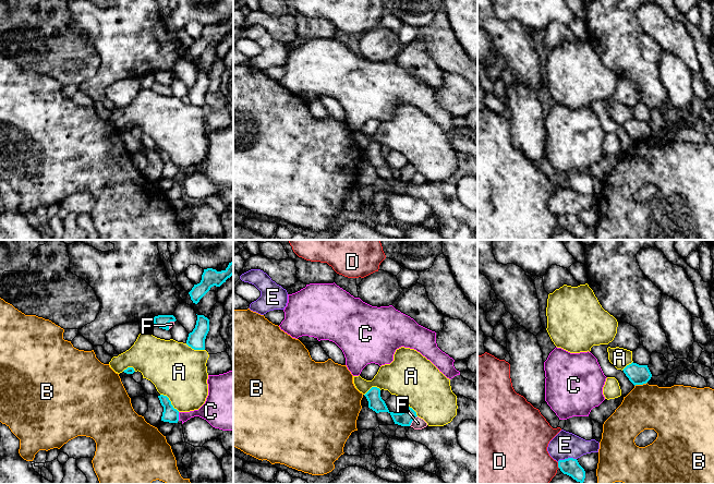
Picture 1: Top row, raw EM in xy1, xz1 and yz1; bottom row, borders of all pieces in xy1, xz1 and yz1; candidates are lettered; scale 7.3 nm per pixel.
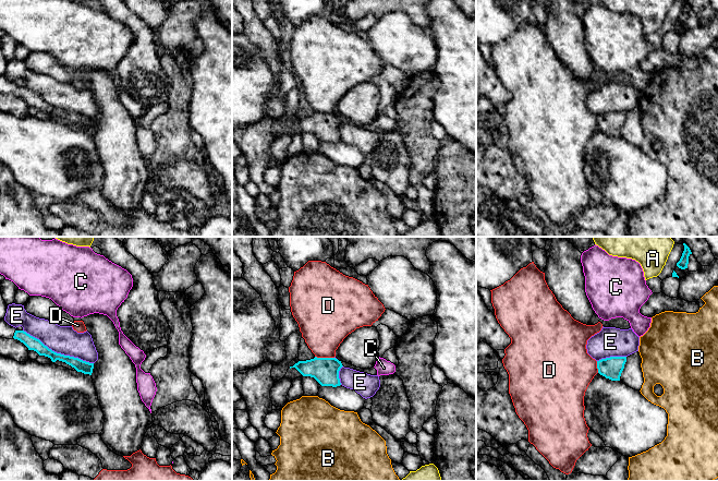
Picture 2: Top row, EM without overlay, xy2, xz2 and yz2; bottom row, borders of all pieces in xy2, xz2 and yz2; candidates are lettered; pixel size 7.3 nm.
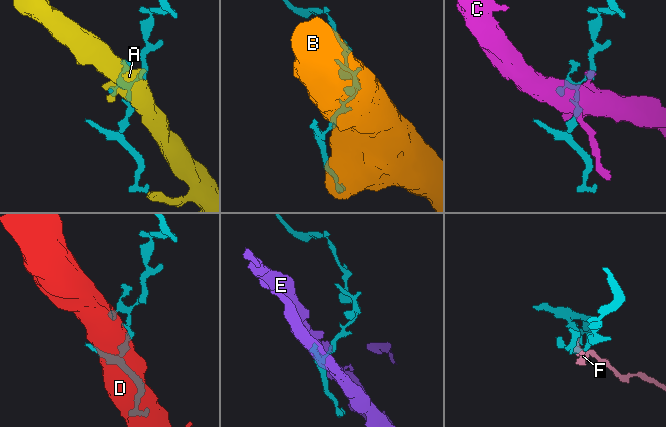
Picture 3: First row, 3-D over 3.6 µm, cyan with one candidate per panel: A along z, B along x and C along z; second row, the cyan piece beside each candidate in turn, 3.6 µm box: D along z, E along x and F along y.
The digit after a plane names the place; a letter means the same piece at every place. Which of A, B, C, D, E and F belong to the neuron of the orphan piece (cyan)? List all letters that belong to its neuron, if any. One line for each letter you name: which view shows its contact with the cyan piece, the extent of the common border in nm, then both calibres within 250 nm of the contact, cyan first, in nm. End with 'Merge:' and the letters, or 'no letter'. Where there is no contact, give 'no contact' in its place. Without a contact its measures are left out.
F: contact in xz1; length 100 nm; calibres 110 and 90 nm
Merge: F

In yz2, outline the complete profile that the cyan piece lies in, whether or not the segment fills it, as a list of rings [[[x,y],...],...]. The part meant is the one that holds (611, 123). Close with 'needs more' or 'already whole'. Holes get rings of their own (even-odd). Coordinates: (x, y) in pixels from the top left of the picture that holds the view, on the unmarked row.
[[[610,112],[597,117],[598,129],[611,136],[620,136],[626,112]]]; already whole

